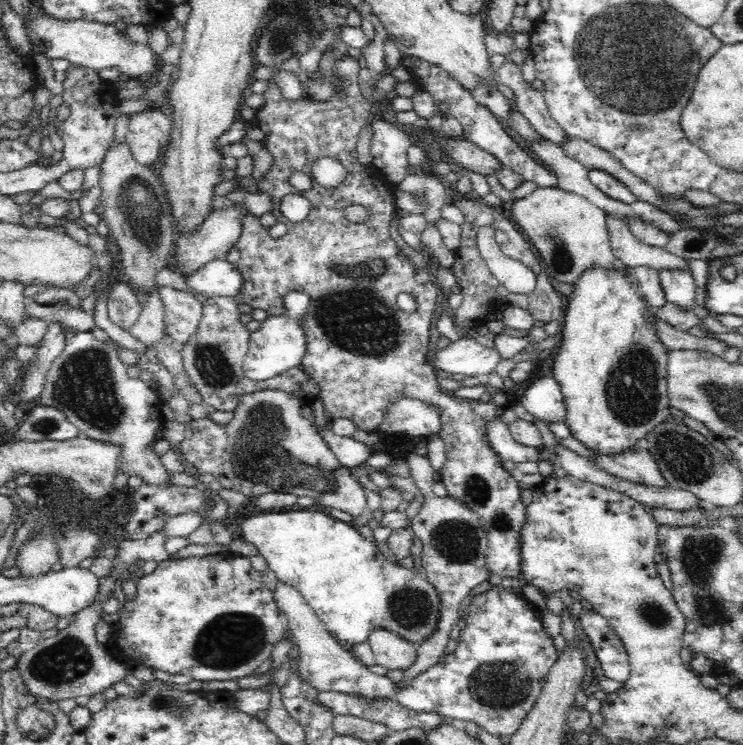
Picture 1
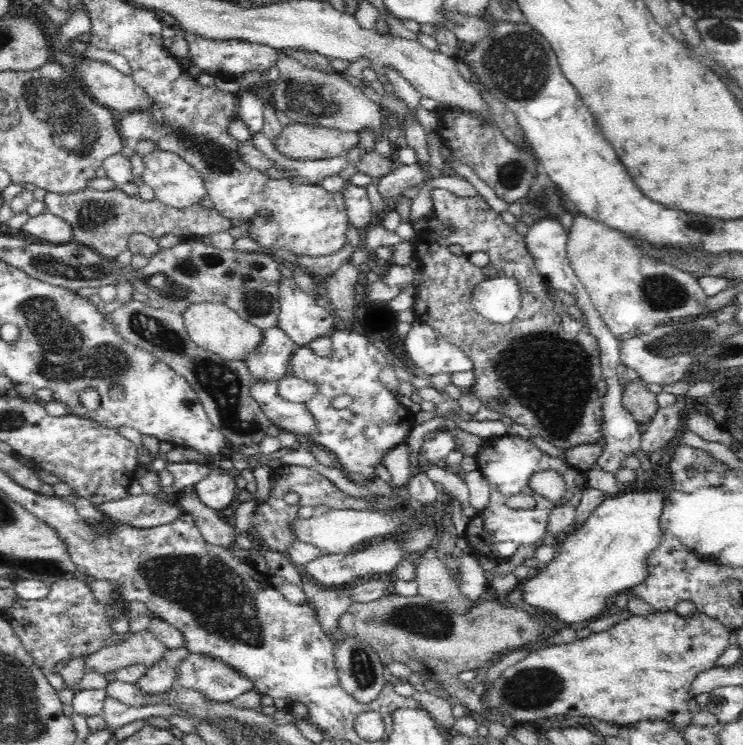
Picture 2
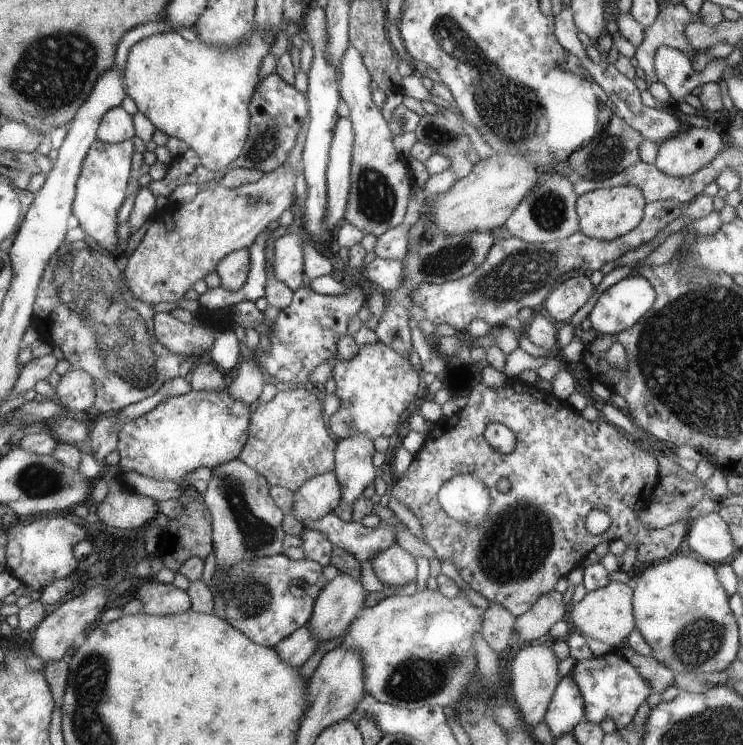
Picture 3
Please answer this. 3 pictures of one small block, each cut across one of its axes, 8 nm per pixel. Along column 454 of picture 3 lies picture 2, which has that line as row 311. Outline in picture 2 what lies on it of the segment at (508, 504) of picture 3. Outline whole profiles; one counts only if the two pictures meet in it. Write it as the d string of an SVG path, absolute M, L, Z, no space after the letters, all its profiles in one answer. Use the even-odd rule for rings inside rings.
M434 188L430 198L433 202L433 215L440 218L446 228L437 231L424 231L416 236L413 246L415 264L423 270L421 287L415 289L413 311L417 322L428 324L438 330L447 342L455 344L474 363L476 384L467 392L476 396L481 405L506 414L516 424L528 428L533 436L542 437L554 446L566 451L574 447L596 444L603 438L603 398L596 383L603 378L601 351L598 340L579 320L558 307L556 299L550 297L550 285L537 271L535 260L526 246L525 236L502 221L502 214L494 211L481 196L464 198L443 188ZM452 244L462 246L463 253L454 255L448 247ZM474 252L486 252L489 256L487 268L475 266L470 262ZM504 275L517 278L522 289L522 308L516 318L507 324L488 321L478 314L471 305L473 286L486 278Z

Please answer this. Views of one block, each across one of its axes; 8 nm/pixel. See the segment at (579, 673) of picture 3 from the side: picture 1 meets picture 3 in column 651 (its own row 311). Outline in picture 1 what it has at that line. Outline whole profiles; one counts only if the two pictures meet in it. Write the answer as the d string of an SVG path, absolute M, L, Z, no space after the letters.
M659 270L659 279L665 299L688 312L696 306L696 288L698 284L690 272L685 270Z

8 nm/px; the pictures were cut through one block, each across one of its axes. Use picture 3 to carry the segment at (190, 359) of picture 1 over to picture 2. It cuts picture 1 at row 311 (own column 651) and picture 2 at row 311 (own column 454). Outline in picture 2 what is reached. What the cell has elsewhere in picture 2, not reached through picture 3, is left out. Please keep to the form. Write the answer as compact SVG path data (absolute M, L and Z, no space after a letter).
M282 277L279 284L278 327L296 344L307 348L317 338L333 331L334 317L294 283Z

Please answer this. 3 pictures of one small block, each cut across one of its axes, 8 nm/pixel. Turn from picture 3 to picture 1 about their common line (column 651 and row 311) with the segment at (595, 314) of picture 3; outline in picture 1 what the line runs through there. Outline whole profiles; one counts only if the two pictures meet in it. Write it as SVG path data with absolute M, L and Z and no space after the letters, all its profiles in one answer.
M291 292L284 298L285 312L278 316L267 316L259 328L251 333L249 350L243 363L243 372L252 380L268 380L284 374L292 368L301 367L307 352L307 336L303 330L303 319L308 314L310 296L302 292Z

